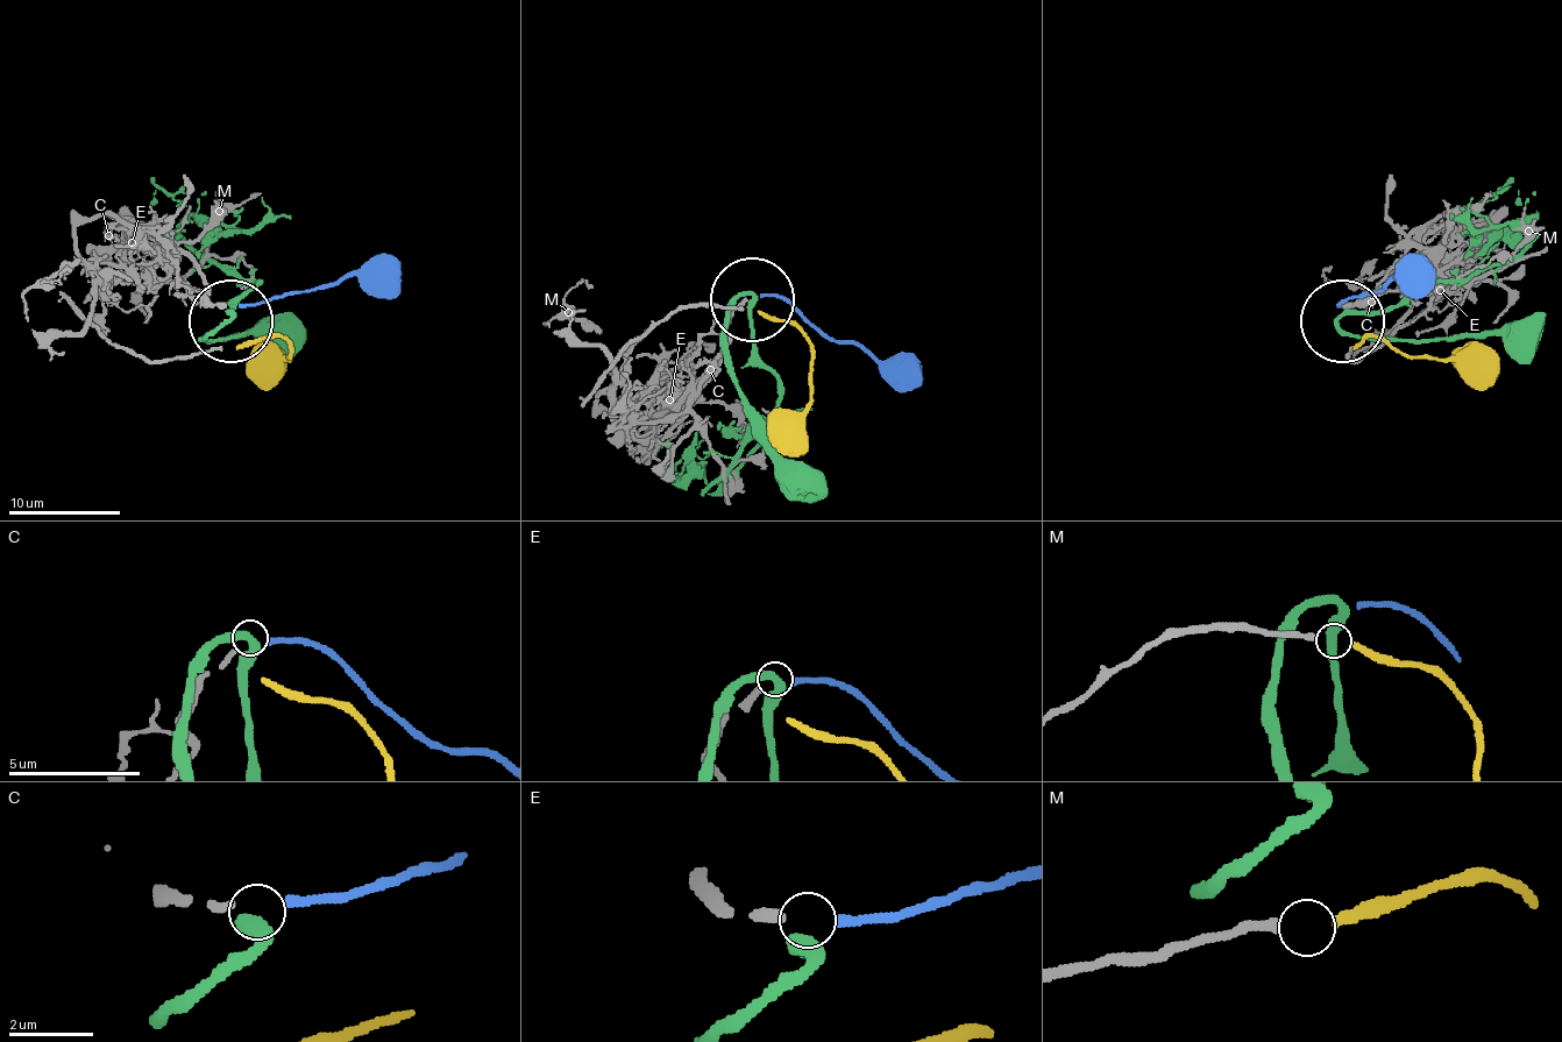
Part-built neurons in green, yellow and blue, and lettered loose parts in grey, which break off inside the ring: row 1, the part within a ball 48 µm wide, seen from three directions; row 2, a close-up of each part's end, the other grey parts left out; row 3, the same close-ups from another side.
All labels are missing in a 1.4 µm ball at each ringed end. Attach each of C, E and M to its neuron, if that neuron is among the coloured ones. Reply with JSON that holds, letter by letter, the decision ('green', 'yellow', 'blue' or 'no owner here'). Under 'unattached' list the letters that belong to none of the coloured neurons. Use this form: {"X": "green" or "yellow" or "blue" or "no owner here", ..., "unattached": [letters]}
{"C": "blue", "E": "no owner here", "M": "yellow", "unattached": ["E"]}

